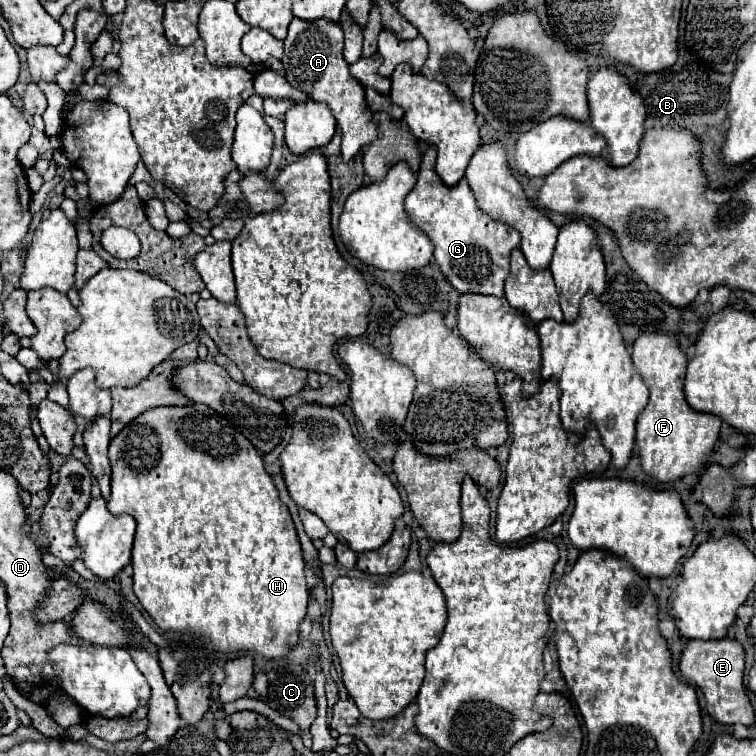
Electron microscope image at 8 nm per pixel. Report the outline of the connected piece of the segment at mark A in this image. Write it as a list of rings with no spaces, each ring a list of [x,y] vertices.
[[[293,18],[285,38],[285,54],[281,62],[285,78],[293,88],[303,90],[309,100],[327,104],[333,110],[333,118],[341,128],[341,158],[345,162],[377,140],[377,128],[371,122],[373,114],[369,114],[369,108],[365,106],[365,88],[359,82],[353,82],[349,64],[343,62],[343,32],[339,24],[329,20],[301,22],[299,18]]]

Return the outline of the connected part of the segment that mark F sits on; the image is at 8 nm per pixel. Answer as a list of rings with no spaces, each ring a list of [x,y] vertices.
[[[643,334],[633,342],[631,352],[633,364],[649,388],[649,402],[637,418],[637,438],[639,460],[643,472],[661,486],[669,486],[675,480],[695,474],[705,466],[705,458],[713,452],[719,438],[721,420],[703,412],[695,412],[685,402],[683,380],[687,358],[679,350],[677,338],[671,334]]]

